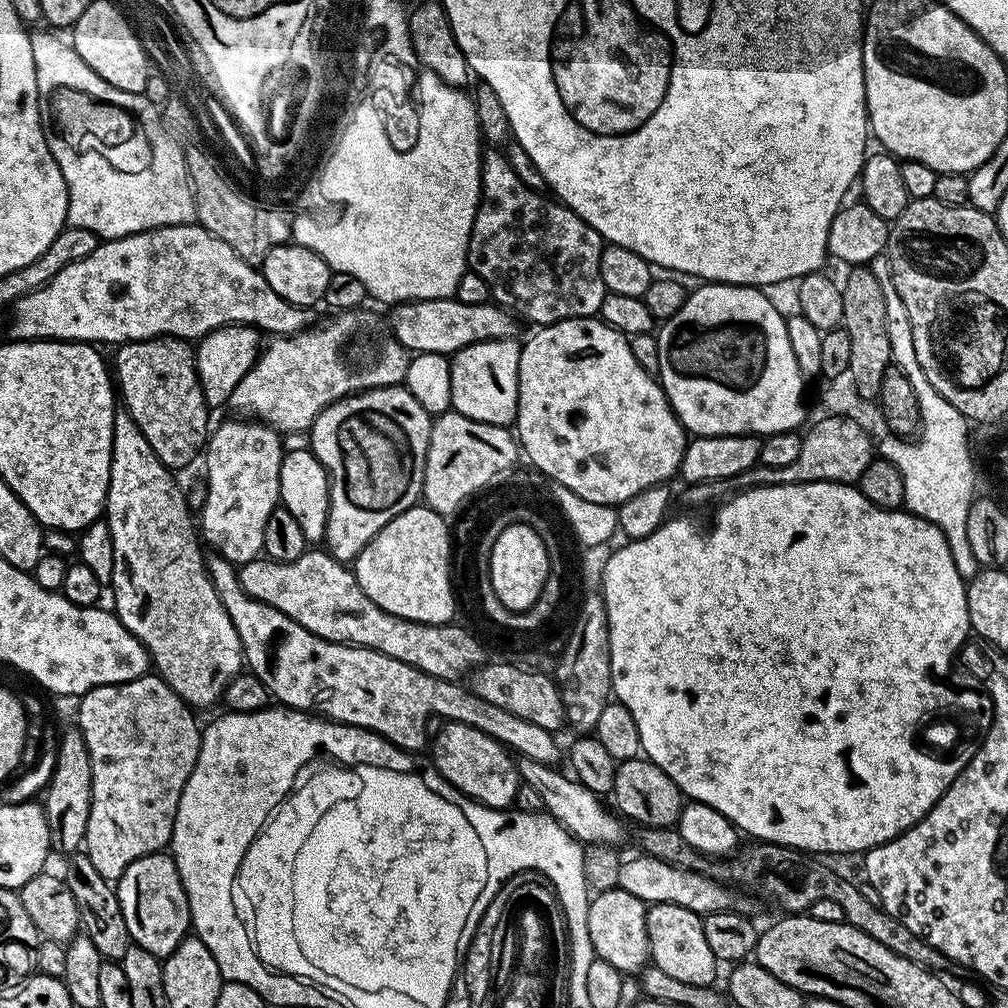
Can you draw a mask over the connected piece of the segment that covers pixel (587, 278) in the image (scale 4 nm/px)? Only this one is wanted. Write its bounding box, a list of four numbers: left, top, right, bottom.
[468,146,606,326]

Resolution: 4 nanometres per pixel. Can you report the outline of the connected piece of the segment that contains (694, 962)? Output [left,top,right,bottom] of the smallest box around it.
[646,904,718,986]

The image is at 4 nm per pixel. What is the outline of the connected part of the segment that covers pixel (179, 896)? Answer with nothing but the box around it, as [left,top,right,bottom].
[115,851,192,958]

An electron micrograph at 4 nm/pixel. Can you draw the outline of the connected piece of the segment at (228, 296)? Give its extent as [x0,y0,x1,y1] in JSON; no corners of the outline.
[8,222,314,346]

